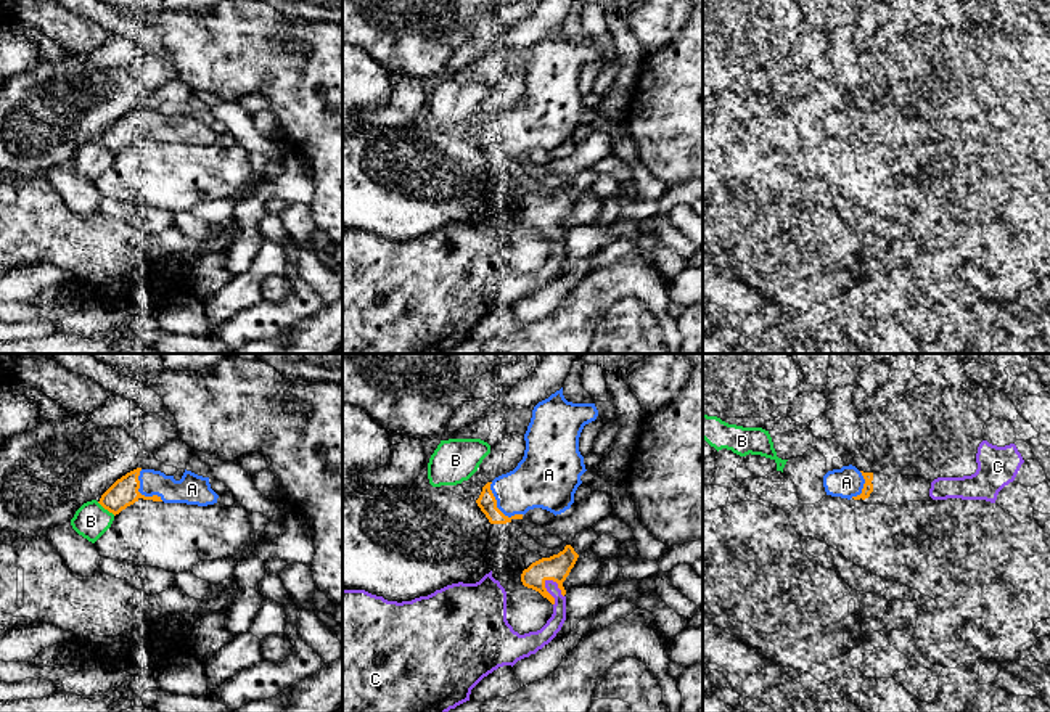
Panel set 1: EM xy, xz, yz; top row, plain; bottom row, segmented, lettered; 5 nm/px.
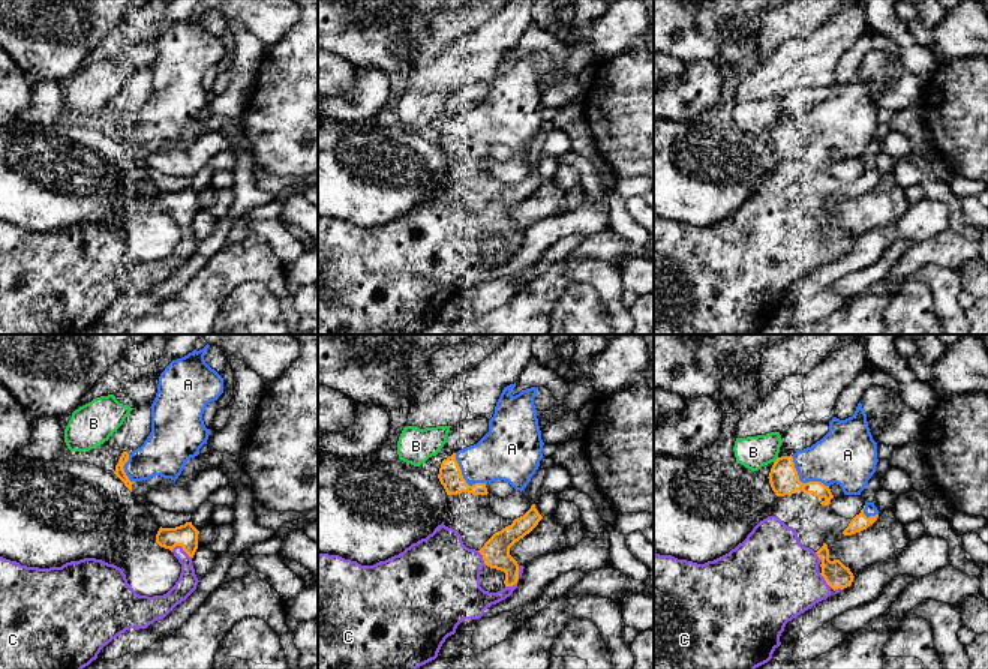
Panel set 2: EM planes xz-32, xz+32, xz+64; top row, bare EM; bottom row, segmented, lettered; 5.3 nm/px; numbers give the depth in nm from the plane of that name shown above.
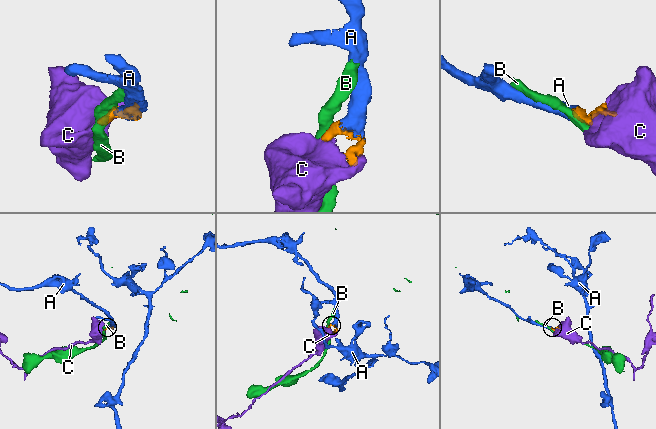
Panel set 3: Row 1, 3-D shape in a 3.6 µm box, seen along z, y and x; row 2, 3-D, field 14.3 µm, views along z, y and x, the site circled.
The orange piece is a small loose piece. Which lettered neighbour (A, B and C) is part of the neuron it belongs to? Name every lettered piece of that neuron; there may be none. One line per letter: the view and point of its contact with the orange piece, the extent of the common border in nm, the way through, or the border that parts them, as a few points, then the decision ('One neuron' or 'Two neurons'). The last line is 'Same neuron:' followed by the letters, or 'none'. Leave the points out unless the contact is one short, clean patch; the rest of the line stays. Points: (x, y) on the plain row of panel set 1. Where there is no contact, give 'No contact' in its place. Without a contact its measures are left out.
A: Touches orange at xz (496, 147). Shared border 220 nm. One neuron
B: Touches orange at xy (106, 148). Shared border 120 nm. Boundary: xy (97, 142), (114, 155). Two neurons
C: Touches orange at xz (547, 232). Shared border 140 nm. One neuron
Same neuron: A, C

